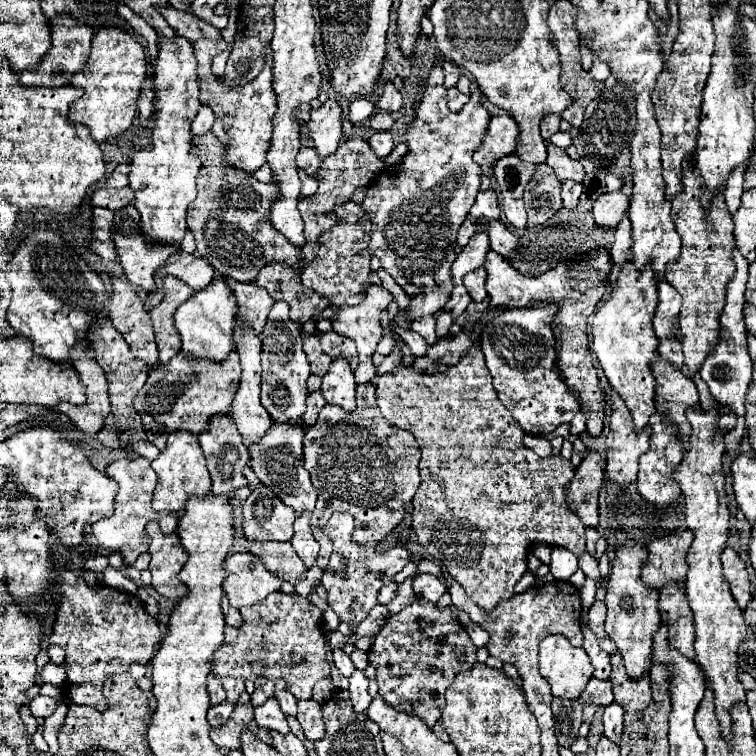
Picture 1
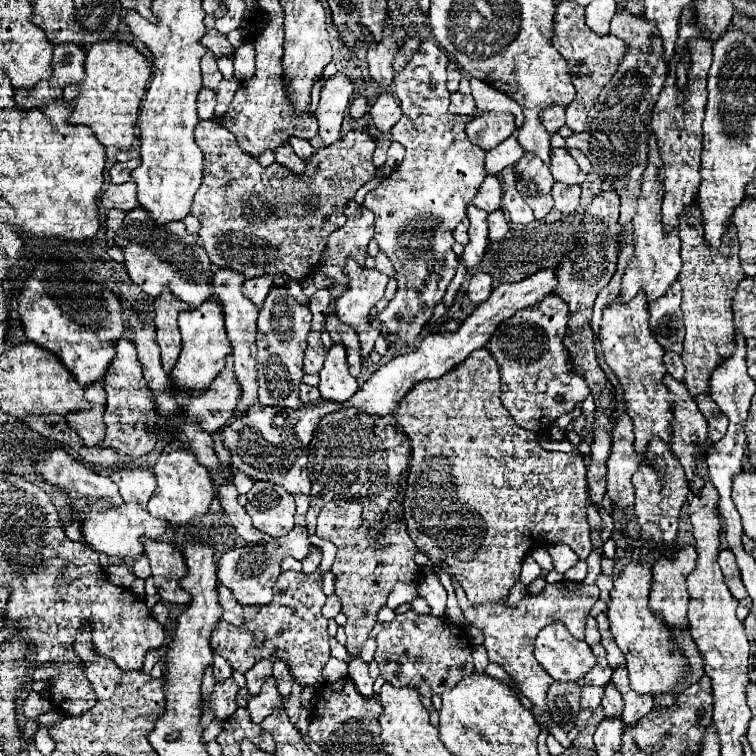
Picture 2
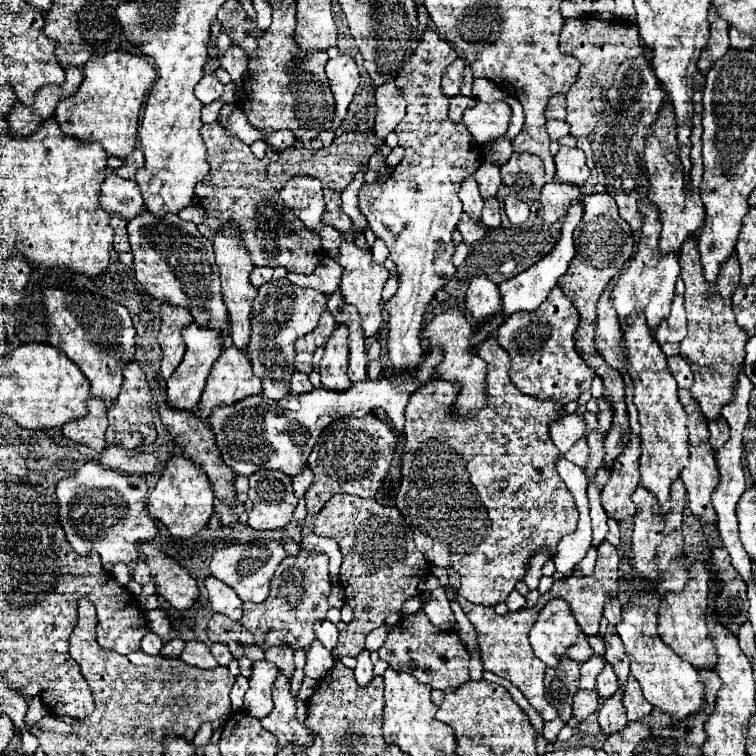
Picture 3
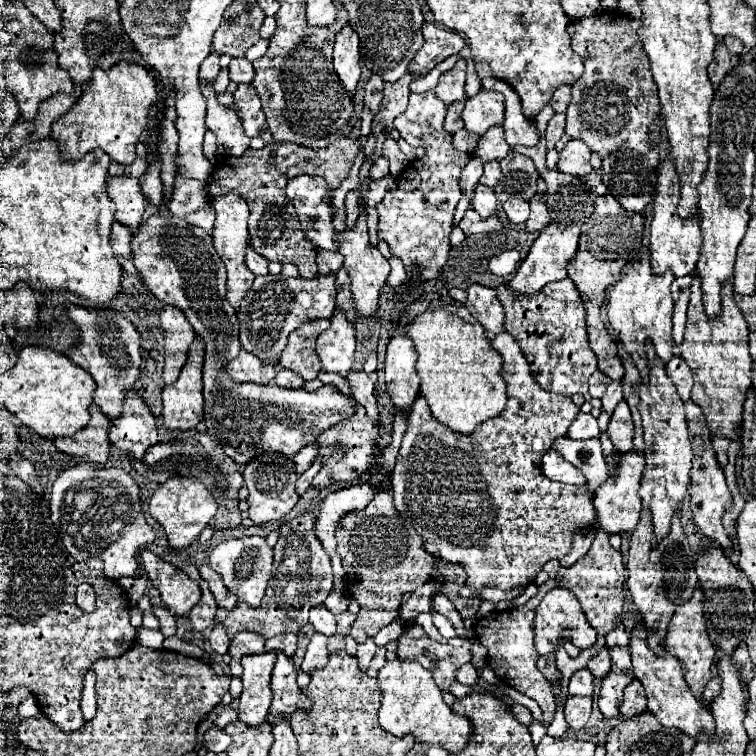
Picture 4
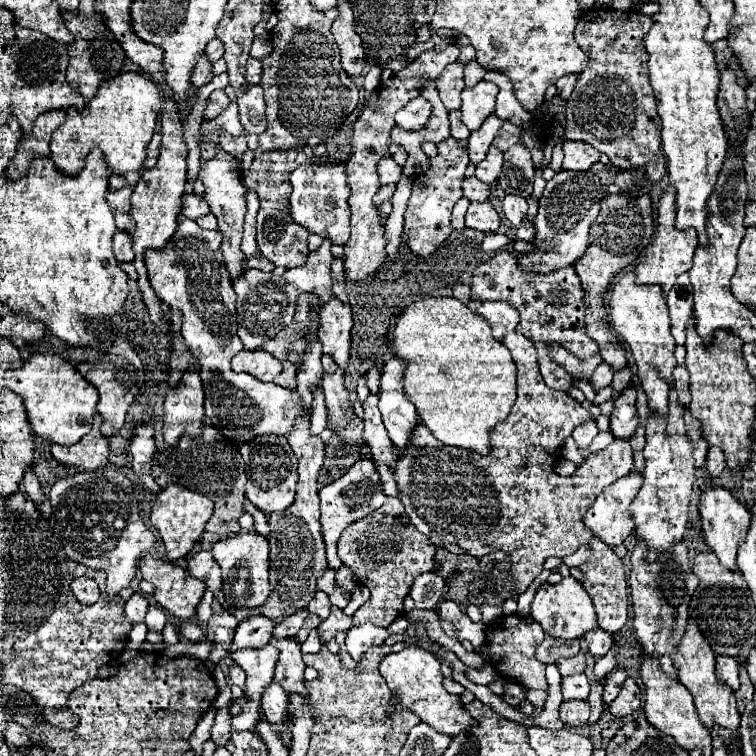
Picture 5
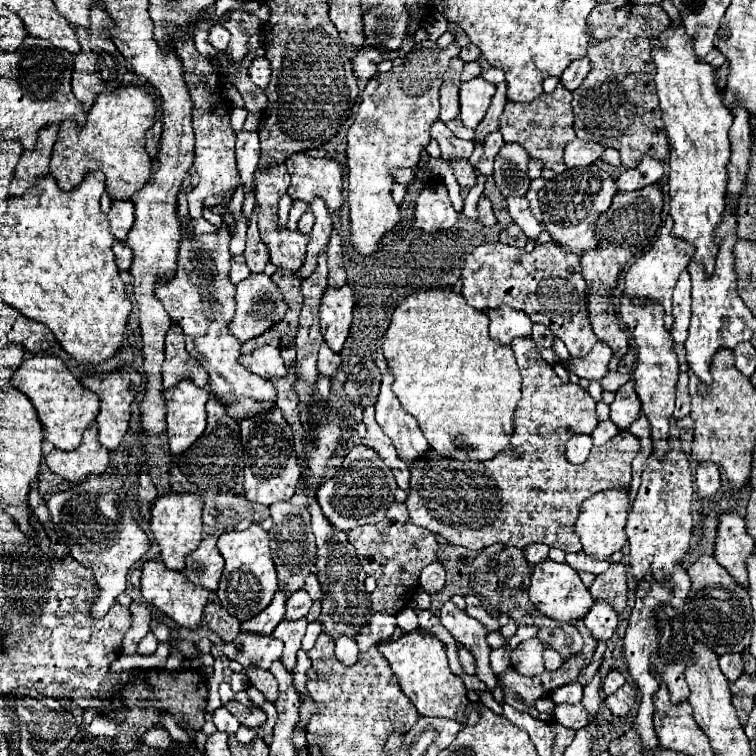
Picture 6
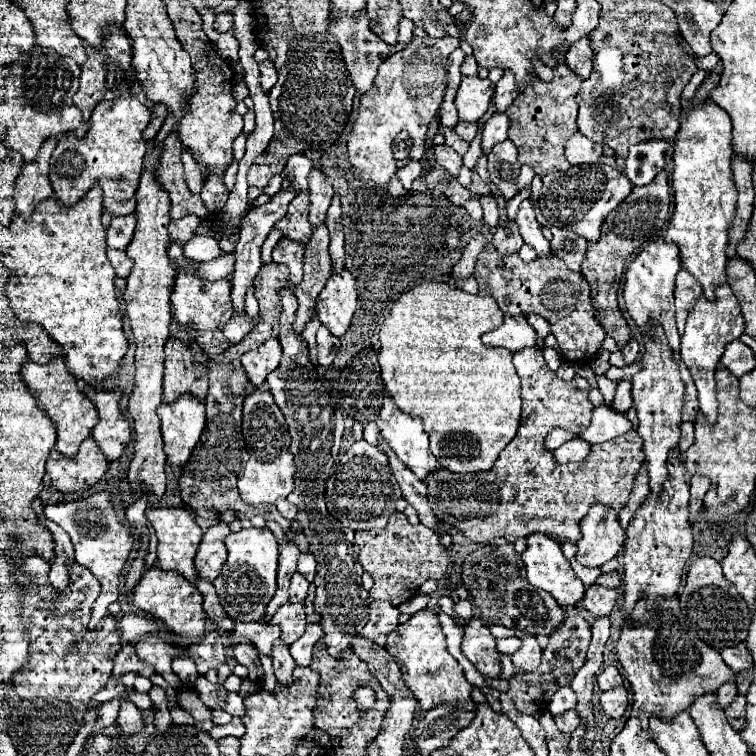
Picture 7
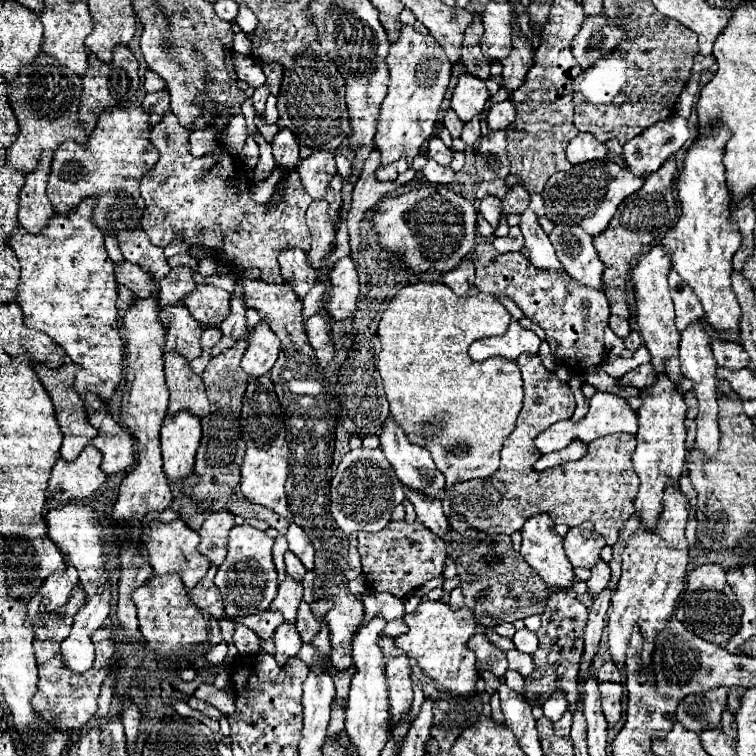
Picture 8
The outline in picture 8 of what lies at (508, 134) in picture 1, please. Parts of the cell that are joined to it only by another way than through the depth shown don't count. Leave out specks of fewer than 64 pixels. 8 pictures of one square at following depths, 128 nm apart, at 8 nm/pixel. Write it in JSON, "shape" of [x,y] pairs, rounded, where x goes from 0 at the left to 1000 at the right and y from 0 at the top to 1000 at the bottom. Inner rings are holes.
{"shape":[[[611,98],[598,124],[598,146],[606,151],[611,161],[622,161],[627,153],[632,153],[640,146],[646,130],[648,122],[640,106],[624,98]]]}

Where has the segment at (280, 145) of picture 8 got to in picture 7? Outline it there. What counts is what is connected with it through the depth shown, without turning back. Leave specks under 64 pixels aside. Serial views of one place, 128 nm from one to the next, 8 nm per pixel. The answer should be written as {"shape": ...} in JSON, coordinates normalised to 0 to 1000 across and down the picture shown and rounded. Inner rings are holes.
{"shape":[[[386,249],[381,251],[370,251],[362,262],[357,262],[354,270],[344,272],[344,275],[333,275],[331,280],[325,280],[325,286],[320,288],[320,299],[317,299],[317,317],[312,323],[312,349],[310,349],[310,370],[307,370],[307,405],[310,405],[310,413],[320,413],[323,410],[323,392],[325,392],[325,384],[328,378],[333,376],[336,365],[344,360],[344,352],[347,352],[347,344],[344,344],[344,331],[347,331],[347,323],[354,312],[354,307],[362,302],[362,296],[378,283],[378,275],[384,270],[384,265],[389,262],[392,257],[386,254]]]}

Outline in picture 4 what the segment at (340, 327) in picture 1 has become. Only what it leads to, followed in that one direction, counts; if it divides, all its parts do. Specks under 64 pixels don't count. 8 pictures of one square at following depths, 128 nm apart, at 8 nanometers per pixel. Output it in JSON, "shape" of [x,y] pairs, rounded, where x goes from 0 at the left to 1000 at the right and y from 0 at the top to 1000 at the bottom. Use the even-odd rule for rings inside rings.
{"shape":[[[476,283],[471,302],[458,304],[444,312],[447,320],[447,333],[455,339],[455,354],[463,365],[466,373],[466,392],[471,397],[471,410],[481,421],[492,421],[492,415],[500,410],[500,394],[503,394],[503,381],[508,378],[513,362],[516,362],[516,349],[513,344],[503,336],[500,328],[489,325],[487,320],[487,304],[484,304],[484,283]]]}

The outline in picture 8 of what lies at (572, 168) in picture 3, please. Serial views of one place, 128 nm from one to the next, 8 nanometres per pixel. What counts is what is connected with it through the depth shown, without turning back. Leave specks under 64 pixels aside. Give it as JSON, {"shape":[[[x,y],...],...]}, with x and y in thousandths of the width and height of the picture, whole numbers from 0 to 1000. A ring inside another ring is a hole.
{"shape":[[[765,177],[749,196],[749,206],[754,217],[770,217],[778,212],[791,212],[791,209],[802,209],[804,198],[796,188],[791,188],[783,177]]]}

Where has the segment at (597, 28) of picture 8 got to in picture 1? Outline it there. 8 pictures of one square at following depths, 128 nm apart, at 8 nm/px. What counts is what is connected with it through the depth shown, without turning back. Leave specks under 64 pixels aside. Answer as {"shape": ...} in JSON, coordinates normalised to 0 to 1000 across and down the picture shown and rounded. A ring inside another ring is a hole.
{"shape":[[[720,153],[720,159],[714,161],[714,177],[720,185],[728,185],[730,177],[735,177],[741,169],[741,153]]]}

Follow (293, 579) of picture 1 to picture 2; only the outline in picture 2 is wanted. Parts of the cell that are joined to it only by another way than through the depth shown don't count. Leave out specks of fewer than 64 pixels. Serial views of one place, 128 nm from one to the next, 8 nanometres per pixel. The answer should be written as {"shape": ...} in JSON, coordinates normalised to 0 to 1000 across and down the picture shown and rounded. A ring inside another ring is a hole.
{"shape":[[[296,646],[296,651],[291,651],[291,664],[294,664],[294,672],[296,677],[304,683],[307,688],[307,696],[310,701],[315,704],[315,709],[325,717],[333,717],[333,720],[354,720],[354,717],[365,717],[365,712],[344,704],[344,701],[336,701],[333,696],[333,685],[325,680],[325,675],[315,667],[315,651],[312,646]]]}

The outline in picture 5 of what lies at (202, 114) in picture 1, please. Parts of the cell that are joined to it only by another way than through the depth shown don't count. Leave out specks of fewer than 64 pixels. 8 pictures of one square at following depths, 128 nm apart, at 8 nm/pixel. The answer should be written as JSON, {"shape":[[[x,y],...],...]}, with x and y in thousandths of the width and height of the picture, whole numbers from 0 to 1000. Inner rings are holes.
{"shape":[[[280,53],[280,56],[275,58],[275,63],[272,63],[272,74],[275,74],[275,79],[278,79],[280,85],[294,77],[294,69],[296,69],[296,61],[291,58],[291,53]]]}

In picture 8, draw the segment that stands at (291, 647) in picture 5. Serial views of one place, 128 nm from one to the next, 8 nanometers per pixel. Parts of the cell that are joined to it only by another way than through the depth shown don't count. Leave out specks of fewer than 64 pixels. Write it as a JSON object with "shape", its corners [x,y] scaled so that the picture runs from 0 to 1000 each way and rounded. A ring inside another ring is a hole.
{"shape":[[[378,762],[378,767],[368,778],[368,788],[360,794],[357,807],[370,810],[376,815],[378,825],[392,825],[392,810],[394,799],[399,796],[399,772]]]}

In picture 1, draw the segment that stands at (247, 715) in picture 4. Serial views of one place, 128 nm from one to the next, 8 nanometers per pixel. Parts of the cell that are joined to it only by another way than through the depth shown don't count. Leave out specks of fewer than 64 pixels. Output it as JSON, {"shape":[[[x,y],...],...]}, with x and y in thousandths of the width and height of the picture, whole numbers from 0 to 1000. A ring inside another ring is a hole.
{"shape":[[[360,923],[349,934],[339,937],[339,955],[341,955],[341,960],[349,960],[354,966],[365,966],[370,971],[381,971],[384,968],[378,947],[373,944],[365,923]]]}

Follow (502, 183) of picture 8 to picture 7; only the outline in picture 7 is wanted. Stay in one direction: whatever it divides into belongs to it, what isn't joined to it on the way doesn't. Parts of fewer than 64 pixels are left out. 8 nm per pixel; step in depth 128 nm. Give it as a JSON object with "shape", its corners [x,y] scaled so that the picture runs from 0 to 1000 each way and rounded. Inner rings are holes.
{"shape":[[[593,238],[593,243],[590,243],[590,249],[587,249],[587,254],[585,254],[598,270],[603,270],[603,272],[611,272],[616,265],[622,265],[624,259],[627,262],[635,262],[635,259],[630,259],[630,257],[624,257],[622,251],[616,251],[616,249],[611,249],[608,243],[606,243],[606,238]]]}

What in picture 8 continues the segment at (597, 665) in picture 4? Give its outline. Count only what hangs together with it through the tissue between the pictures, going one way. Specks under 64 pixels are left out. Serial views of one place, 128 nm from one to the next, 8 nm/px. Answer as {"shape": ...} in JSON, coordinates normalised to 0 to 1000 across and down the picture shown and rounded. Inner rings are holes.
{"shape":[[[794,741],[794,746],[788,746],[788,749],[783,751],[783,762],[780,762],[780,767],[775,770],[775,772],[778,772],[778,786],[780,786],[783,791],[788,791],[796,780],[802,780],[804,770],[807,770],[807,749],[804,749],[799,741]]]}

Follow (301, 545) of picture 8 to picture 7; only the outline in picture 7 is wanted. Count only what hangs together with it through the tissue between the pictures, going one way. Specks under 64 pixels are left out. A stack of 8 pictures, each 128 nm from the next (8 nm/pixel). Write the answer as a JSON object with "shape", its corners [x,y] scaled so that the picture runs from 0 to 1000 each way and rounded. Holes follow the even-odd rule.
{"shape":[[[397,733],[394,741],[394,757],[413,772],[415,770],[415,757],[418,757],[418,743],[413,733]]]}

